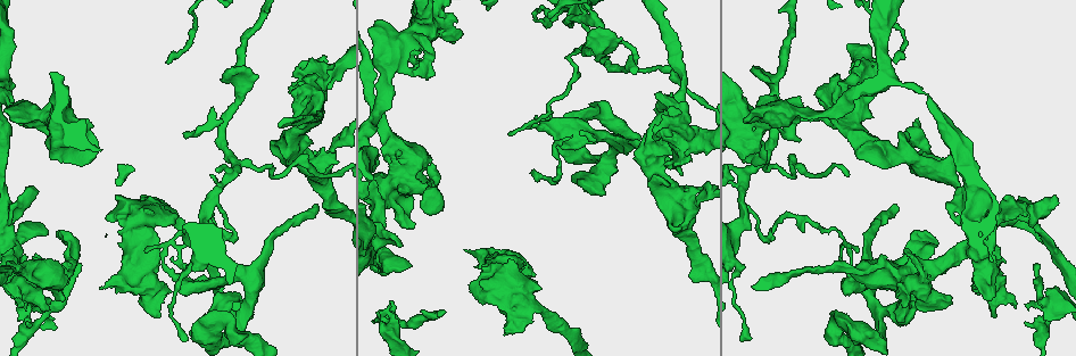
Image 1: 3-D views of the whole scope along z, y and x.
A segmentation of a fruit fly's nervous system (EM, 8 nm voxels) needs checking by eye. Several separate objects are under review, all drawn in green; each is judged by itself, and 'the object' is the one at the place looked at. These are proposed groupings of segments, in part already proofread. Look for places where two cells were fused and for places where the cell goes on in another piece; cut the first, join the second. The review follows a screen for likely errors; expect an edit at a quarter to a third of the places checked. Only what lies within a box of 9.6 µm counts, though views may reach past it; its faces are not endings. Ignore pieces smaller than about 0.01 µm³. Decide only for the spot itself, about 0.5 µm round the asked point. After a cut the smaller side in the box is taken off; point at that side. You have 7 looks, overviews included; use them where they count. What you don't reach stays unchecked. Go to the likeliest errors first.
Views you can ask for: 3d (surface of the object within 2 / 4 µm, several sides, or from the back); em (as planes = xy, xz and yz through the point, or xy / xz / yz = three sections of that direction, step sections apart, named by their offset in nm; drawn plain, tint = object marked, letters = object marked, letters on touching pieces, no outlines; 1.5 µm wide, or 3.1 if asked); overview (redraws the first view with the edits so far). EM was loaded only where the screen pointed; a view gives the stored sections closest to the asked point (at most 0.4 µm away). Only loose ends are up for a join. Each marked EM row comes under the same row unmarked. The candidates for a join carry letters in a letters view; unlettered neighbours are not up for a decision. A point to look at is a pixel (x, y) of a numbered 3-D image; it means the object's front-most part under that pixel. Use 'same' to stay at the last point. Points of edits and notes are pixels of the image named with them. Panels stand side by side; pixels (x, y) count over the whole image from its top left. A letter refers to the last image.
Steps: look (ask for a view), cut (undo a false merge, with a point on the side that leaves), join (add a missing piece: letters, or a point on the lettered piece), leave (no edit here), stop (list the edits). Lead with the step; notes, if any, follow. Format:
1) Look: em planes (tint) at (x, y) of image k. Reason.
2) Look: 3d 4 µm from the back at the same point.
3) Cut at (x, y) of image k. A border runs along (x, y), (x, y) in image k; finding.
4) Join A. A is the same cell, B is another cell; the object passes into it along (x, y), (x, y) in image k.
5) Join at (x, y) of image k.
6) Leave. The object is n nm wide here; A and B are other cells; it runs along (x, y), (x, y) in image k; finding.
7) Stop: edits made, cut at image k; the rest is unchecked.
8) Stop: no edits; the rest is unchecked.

Look: em yz step 8 (tint) at (503, 261) of image 1. Two arms at a narrow angle.

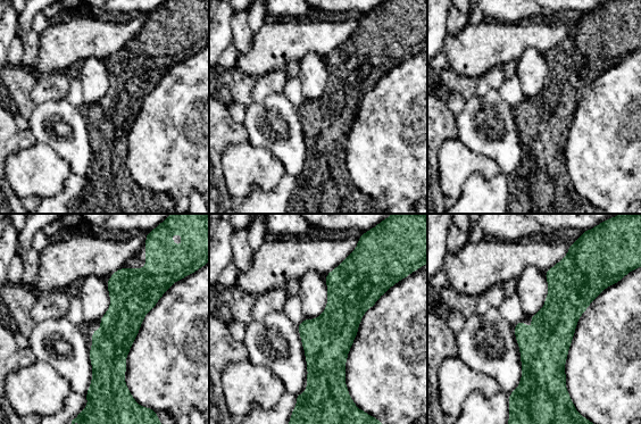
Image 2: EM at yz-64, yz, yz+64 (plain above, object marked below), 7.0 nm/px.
Look: em yz step 8 (letters) at the same point.

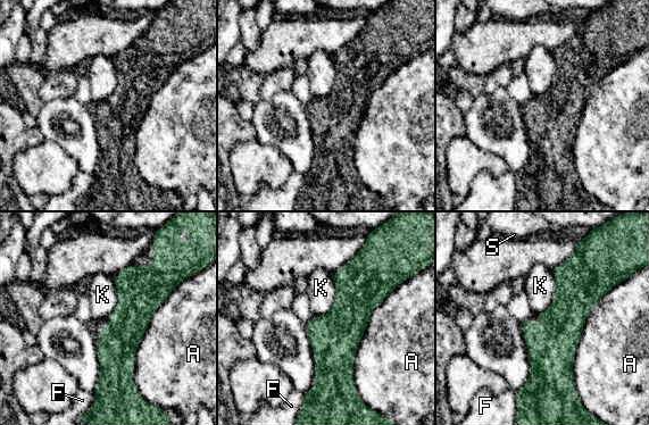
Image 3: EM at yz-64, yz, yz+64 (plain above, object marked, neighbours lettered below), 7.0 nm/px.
Leave. A, F, K and S are other cells; a border runs along (602, 296), (573, 361), (588, 411) in image 3; all the same cell.

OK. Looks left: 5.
Look: em xz step 4 (tint) at (608, 159) of image 1. Four or more arms meet.

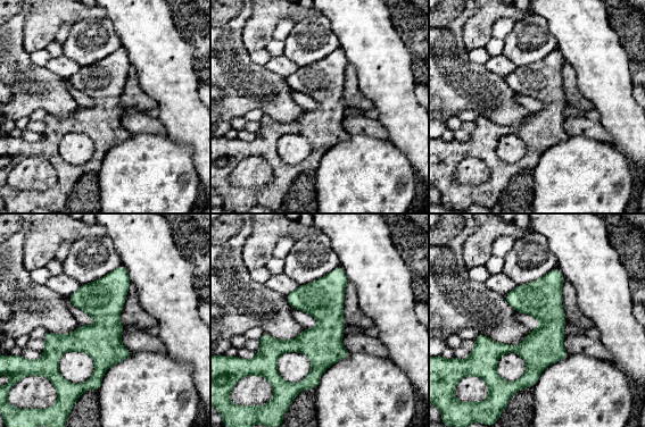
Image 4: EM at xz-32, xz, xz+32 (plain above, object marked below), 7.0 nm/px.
Look: em planes (letters) at the same point. Cut it another way.

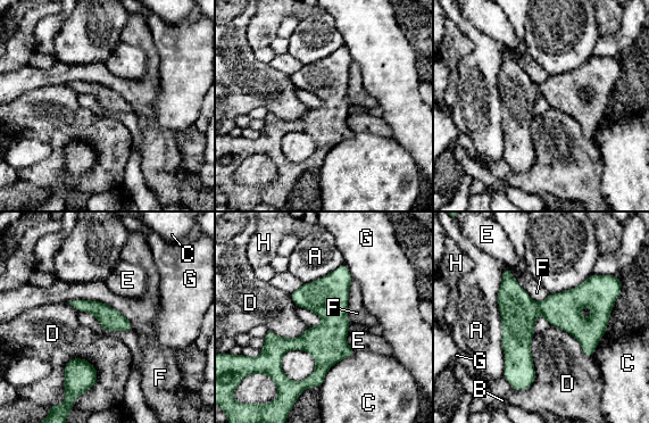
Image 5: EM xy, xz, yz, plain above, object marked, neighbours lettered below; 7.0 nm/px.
Leave. A, B, C, D, E, F, G and H are other cells; it runs along (343, 267), (311, 378) in image 5; all the same cell.

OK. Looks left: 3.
Look: em xy step 8 (letters) at (689, 274) of image 1. Branch stops here.

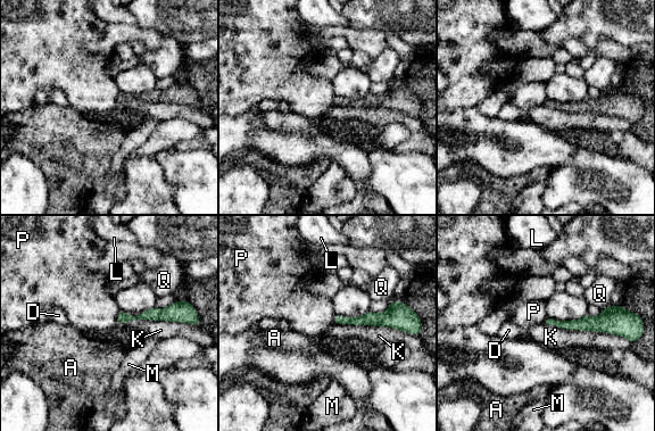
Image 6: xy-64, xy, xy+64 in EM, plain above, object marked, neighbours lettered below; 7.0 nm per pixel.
Leave. A, D, K, L, M, P and Q are other cells; a border runs along (546, 322), (623, 338) in image 6; no lettered piece goes on from it.

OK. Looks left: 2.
Stop: no edits; the rest is unchecked.

